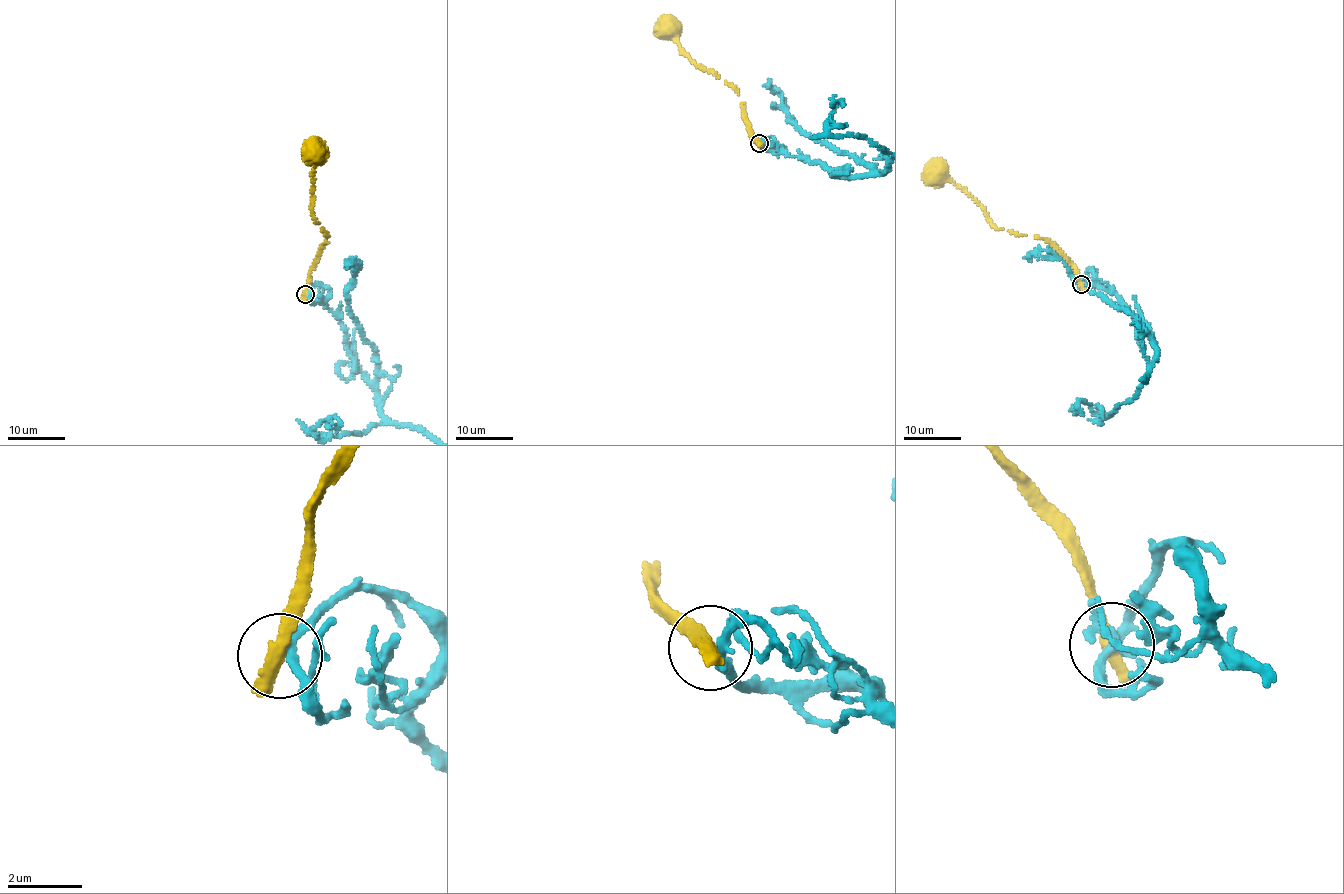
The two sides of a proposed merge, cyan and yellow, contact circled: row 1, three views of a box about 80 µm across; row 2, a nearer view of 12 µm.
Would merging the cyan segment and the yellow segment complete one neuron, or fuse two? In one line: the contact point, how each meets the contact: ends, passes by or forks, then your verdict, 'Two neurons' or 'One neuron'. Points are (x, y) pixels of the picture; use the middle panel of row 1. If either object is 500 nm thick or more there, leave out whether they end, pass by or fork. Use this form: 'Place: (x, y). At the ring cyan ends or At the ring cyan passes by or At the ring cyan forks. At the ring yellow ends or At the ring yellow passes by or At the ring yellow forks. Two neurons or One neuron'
Place: (759, 143). At the ring cyan passes by. At the ring yellow ends. Two neurons

